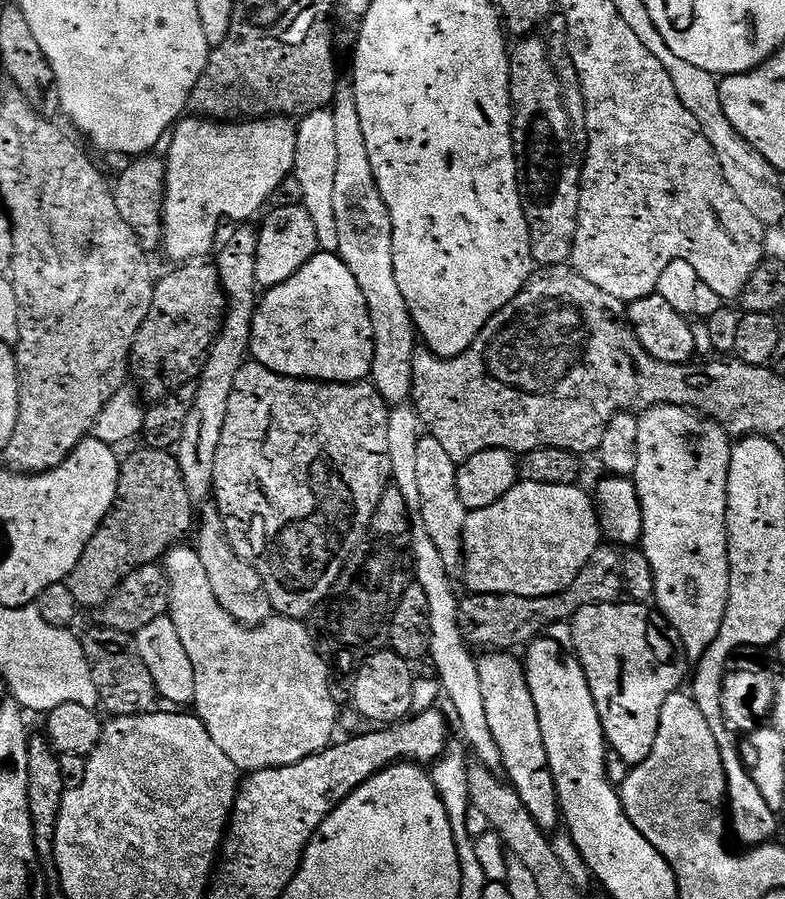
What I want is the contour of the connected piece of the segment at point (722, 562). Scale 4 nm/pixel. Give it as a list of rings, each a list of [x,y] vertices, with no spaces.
[[[662,404],[658,408],[650,408],[639,417],[638,426],[638,466],[636,467],[636,489],[638,498],[642,502],[642,524],[644,538],[642,550],[646,558],[650,558],[650,566],[654,569],[654,582],[656,583],[655,607],[661,616],[672,623],[672,629],[682,638],[684,649],[689,657],[699,658],[704,651],[718,638],[722,630],[722,622],[726,618],[728,605],[728,591],[730,590],[730,562],[728,561],[728,523],[726,522],[726,498],[728,497],[728,471],[732,457],[732,444],[730,437],[719,424],[707,419],[689,409],[676,408],[672,404]]]

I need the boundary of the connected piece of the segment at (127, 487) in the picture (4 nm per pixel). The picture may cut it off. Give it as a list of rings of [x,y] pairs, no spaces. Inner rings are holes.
[[[140,446],[137,452],[123,457],[114,506],[100,523],[94,538],[90,538],[86,550],[82,550],[78,566],[68,575],[67,586],[81,609],[103,609],[105,602],[135,568],[159,561],[193,528],[194,505],[186,494],[175,455],[162,448]]]

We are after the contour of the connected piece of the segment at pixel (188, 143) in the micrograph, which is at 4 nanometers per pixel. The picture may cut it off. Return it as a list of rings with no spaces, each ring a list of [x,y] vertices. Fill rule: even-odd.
[[[282,116],[271,118],[257,118],[247,122],[217,122],[203,118],[184,118],[171,129],[168,144],[168,156],[164,160],[164,210],[162,213],[162,252],[165,252],[172,262],[200,262],[204,256],[213,251],[218,243],[216,231],[220,228],[223,220],[236,220],[232,222],[248,222],[252,215],[265,203],[271,201],[274,190],[285,180],[287,176],[293,175],[295,166],[295,142],[297,125],[291,119]]]

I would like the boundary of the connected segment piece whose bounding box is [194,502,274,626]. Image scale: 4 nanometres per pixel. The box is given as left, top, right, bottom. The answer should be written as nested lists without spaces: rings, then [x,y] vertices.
[[[205,503],[199,509],[195,536],[194,547],[198,558],[202,558],[202,567],[206,569],[206,578],[210,578],[210,590],[214,590],[218,606],[222,606],[222,610],[226,610],[226,614],[230,614],[230,618],[234,618],[239,624],[255,626],[273,619],[270,594],[266,594],[262,578],[242,558],[238,558],[234,546],[230,546],[224,529],[224,517],[216,509],[215,503]]]

